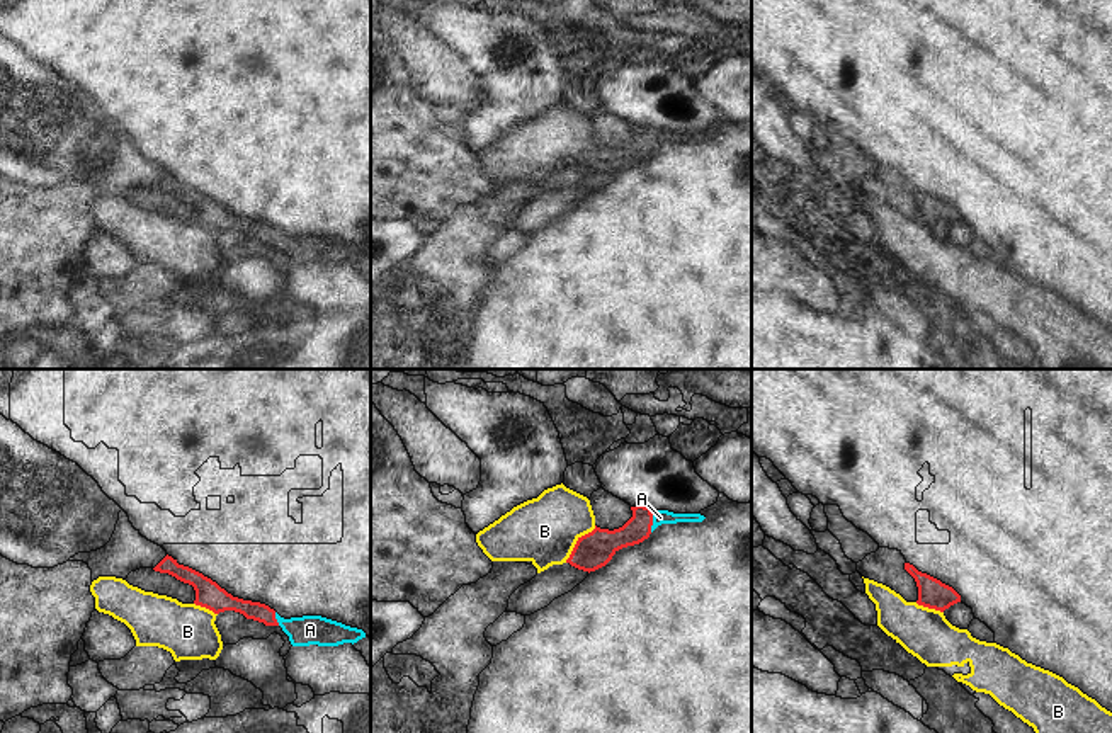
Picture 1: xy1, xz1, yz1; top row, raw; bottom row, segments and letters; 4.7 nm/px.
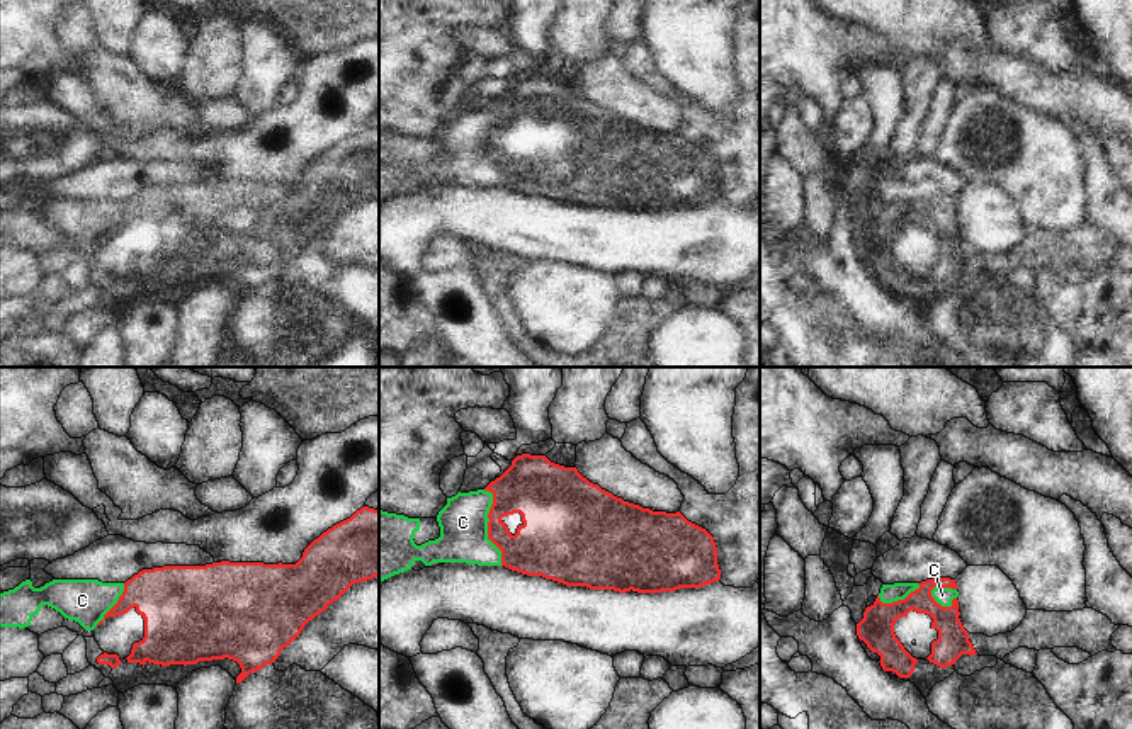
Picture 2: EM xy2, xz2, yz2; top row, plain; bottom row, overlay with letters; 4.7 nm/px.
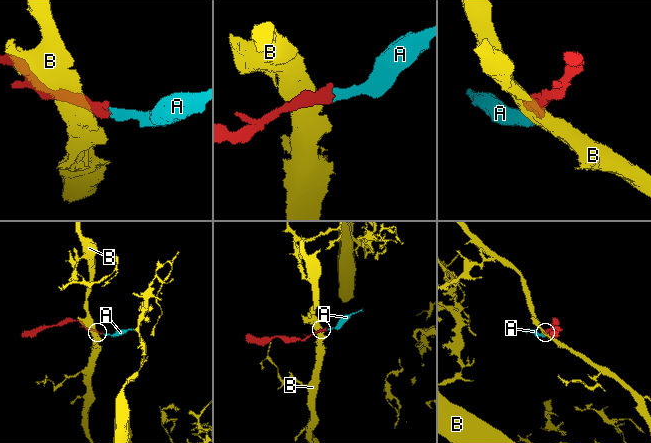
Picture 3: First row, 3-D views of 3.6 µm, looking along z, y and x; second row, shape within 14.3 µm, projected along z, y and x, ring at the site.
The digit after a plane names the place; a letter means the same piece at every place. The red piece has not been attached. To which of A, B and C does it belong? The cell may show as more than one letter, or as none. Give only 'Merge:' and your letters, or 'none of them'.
Merge: A, C

